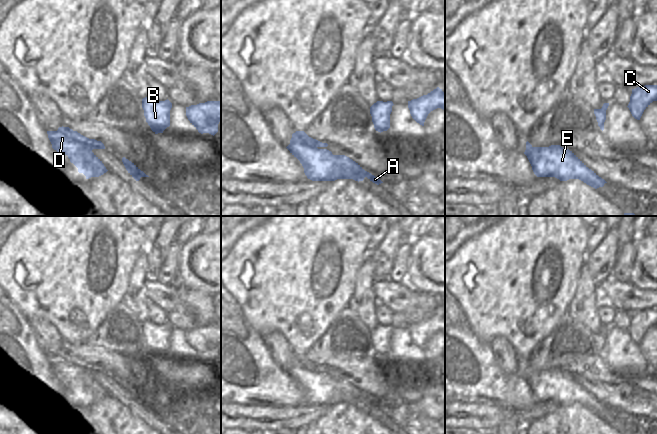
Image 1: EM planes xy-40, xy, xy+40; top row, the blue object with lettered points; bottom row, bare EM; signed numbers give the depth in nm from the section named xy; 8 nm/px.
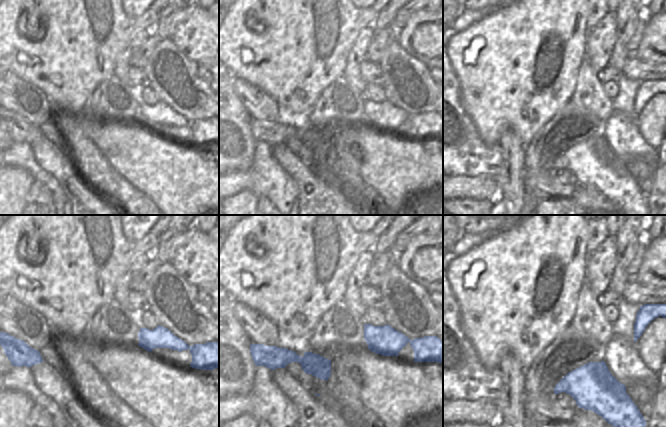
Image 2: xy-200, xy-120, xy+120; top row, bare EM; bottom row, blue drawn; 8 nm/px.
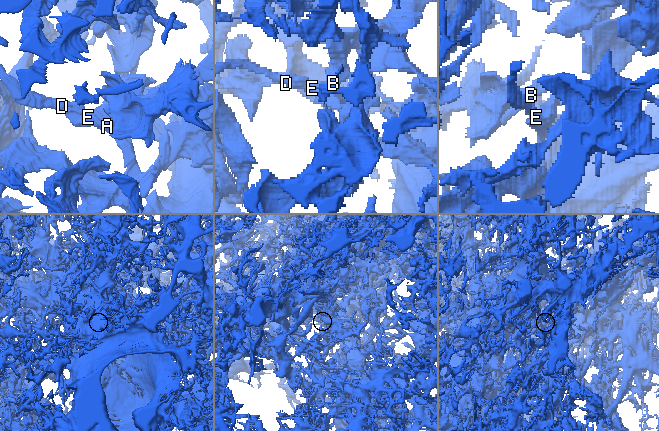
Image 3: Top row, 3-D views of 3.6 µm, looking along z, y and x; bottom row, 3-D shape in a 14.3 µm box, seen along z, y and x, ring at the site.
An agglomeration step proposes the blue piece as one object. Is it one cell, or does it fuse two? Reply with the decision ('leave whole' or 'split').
split

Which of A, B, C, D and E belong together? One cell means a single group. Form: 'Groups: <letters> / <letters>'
Groups: A B C E / D.

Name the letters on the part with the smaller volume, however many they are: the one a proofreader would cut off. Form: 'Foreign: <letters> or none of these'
Foreign: D.

